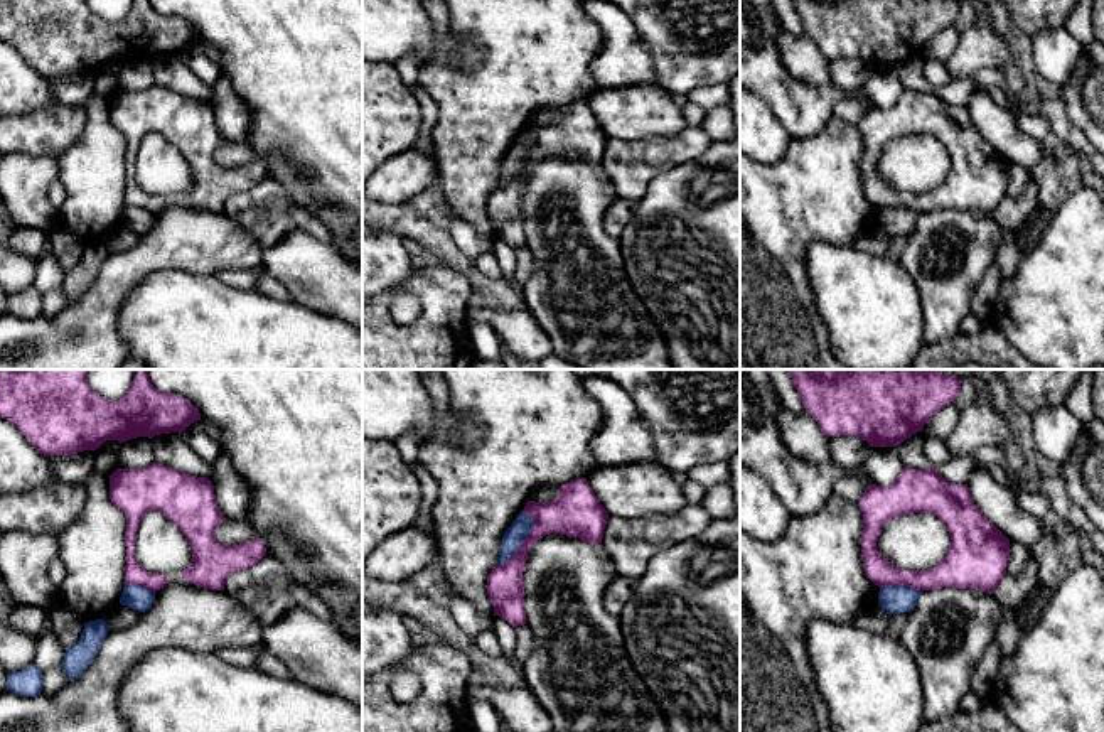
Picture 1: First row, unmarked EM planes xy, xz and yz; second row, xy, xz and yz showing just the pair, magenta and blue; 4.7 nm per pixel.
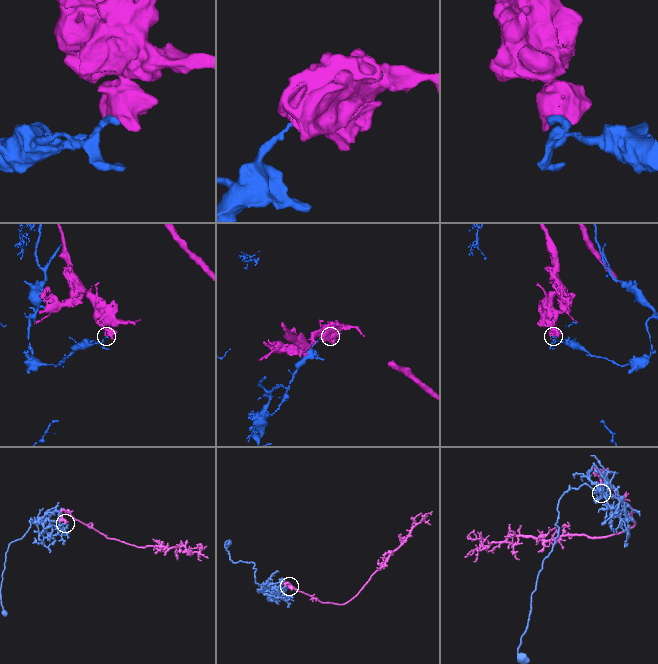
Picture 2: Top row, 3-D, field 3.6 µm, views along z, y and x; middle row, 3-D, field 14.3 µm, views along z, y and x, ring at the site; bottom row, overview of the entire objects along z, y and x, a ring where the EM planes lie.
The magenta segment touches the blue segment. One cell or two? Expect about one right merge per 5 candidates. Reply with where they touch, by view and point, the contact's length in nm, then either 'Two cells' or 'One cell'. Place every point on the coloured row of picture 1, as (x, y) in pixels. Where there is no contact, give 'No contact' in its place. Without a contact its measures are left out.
Touches magenta at xz (526, 538). Shared border 300 nm. Two cells

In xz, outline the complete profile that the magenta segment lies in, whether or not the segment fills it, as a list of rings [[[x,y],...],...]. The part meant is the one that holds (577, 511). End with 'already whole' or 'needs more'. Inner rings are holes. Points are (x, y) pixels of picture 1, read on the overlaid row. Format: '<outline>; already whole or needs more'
[[[587,479],[561,484],[555,501],[528,501],[523,511],[534,518],[534,526],[519,550],[504,565],[490,570],[485,585],[494,616],[506,619],[512,627],[526,624],[523,572],[528,552],[549,533],[600,545],[608,519]]]; already whole

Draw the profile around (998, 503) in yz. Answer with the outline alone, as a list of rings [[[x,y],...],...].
[[[973,469],[966,484],[974,504],[1008,540],[1032,546],[1048,536],[1048,521],[1025,513],[1016,489],[996,481],[986,469]]]

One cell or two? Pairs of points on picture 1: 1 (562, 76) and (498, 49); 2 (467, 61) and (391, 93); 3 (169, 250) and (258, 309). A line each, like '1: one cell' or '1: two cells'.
1: one cell
2: two cells
3: two cells

